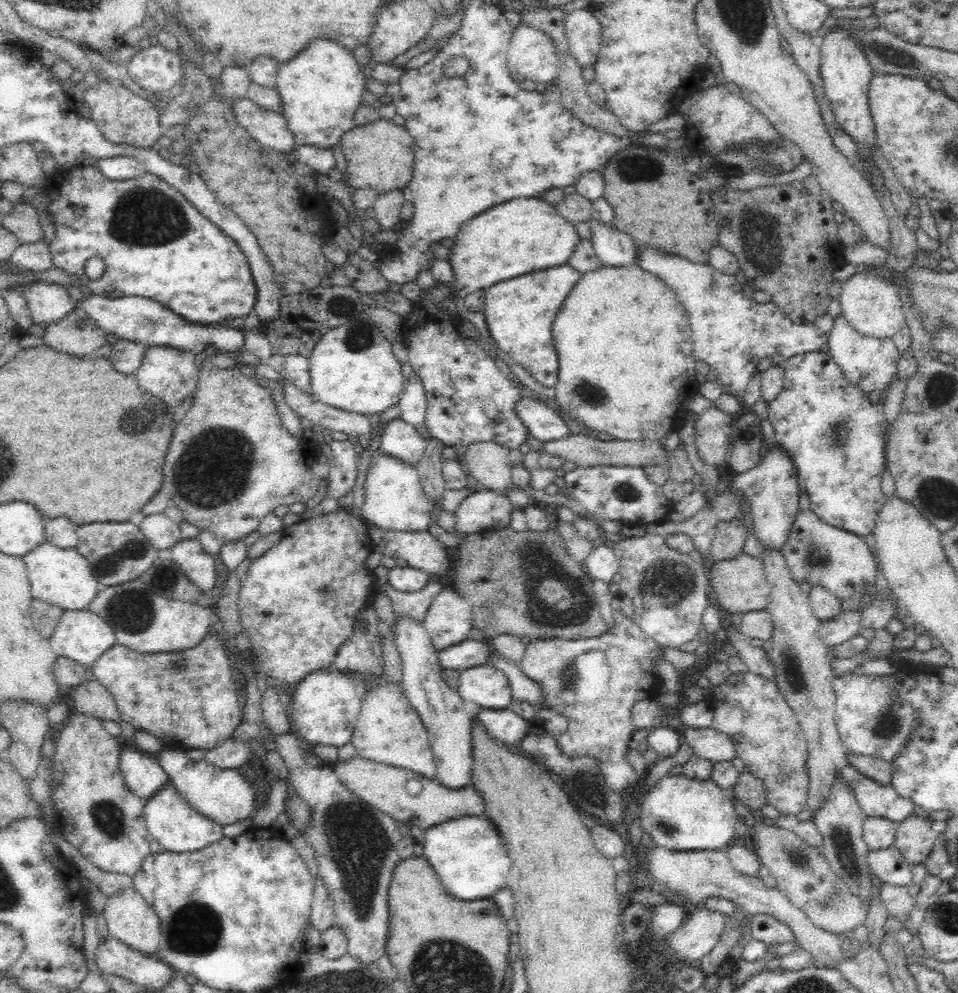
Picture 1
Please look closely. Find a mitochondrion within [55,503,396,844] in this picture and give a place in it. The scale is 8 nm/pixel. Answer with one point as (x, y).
(132, 614)

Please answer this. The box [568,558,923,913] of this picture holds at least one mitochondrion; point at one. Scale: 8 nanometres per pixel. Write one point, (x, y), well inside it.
(840, 839)

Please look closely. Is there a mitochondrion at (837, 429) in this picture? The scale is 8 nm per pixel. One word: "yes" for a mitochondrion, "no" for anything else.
yes

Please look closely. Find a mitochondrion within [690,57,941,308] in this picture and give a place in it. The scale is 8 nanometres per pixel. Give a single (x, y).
(763, 238)

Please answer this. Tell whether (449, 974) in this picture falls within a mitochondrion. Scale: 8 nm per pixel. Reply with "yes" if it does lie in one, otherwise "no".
yes

